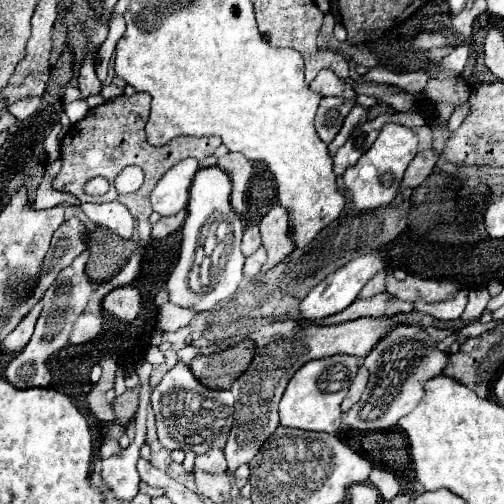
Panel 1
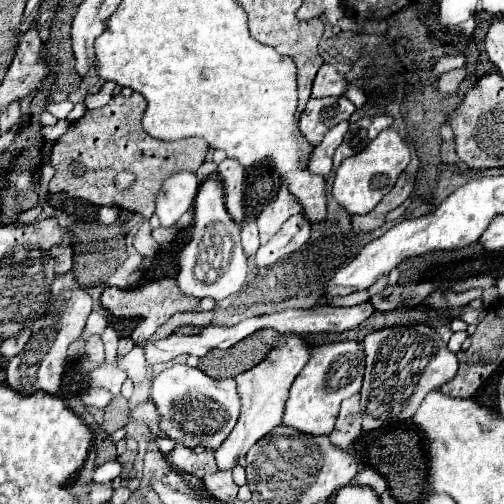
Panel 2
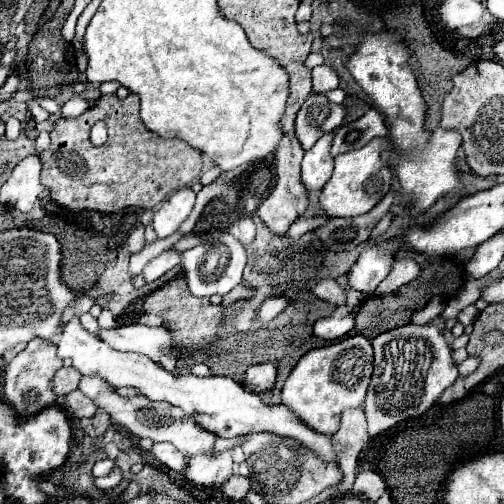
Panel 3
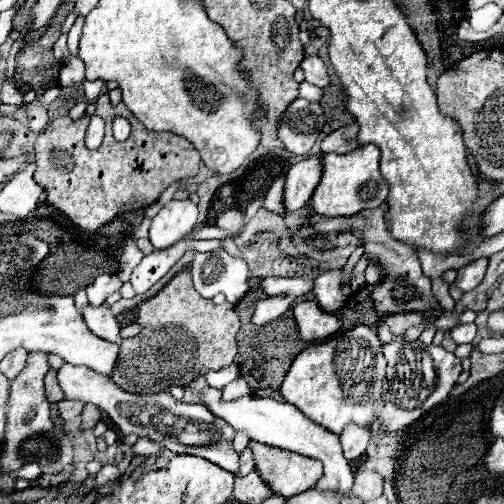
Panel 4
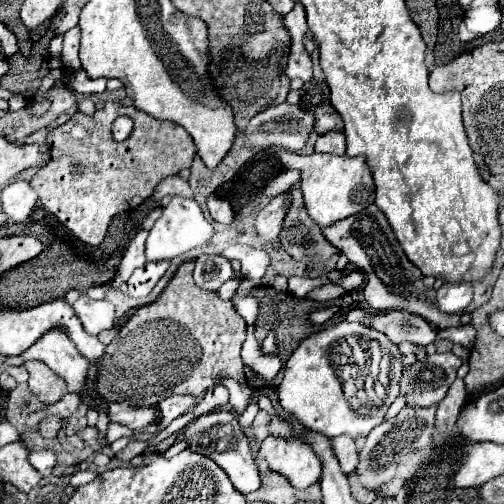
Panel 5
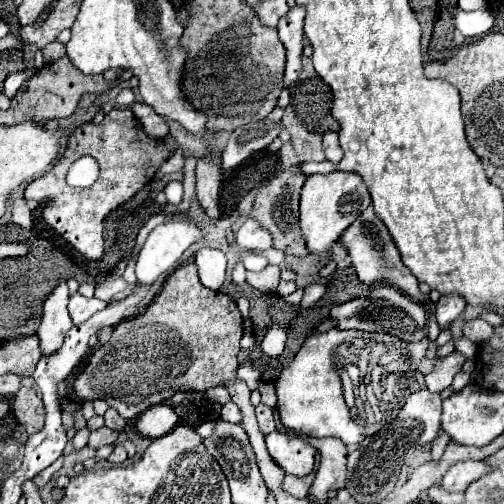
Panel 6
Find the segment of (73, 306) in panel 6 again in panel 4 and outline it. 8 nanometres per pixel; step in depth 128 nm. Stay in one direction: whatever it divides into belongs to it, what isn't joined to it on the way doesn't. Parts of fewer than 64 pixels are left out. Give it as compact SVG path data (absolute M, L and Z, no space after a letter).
M88 306L84 310L84 320L88 324L88 328L100 336L102 340L108 340L108 342L116 342L120 344L122 342L122 336L120 336L120 326L118 326L118 320L112 316L112 312L106 308L106 306Z

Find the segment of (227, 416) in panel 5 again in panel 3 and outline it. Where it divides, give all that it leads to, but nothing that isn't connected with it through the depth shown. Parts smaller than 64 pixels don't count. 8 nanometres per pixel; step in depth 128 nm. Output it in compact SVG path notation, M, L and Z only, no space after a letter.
M90 376L90 378L82 378L78 390L82 394L86 394L88 398L92 398L98 408L104 408L114 422L118 422L122 428L130 430L134 436L138 438L152 438L154 442L170 442L174 444L180 452L194 456L194 454L210 454L214 452L214 440L216 436L212 436L210 432L204 432L194 420L192 416L184 416L184 412L180 412L180 408L168 404L168 402L152 402L144 396L132 396L132 398L122 398L118 396L118 392L104 380L98 376Z

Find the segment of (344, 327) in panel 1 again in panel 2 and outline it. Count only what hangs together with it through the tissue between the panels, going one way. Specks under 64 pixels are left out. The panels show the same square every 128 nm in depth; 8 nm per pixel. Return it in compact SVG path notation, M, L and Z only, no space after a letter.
M282 334L260 364L256 364L252 370L234 378L242 408L240 408L240 418L238 418L234 430L222 442L222 446L214 452L220 470L232 470L238 464L240 456L246 456L246 452L260 438L264 438L272 428L282 424L282 414L284 414L284 404L288 400L288 390L290 390L294 378L298 376L298 372L310 360L312 348L314 346L308 344L308 340L302 338L300 334Z

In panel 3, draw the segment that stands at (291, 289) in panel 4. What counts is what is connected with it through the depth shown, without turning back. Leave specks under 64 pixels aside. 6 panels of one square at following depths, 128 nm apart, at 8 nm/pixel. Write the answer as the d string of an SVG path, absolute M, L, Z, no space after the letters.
M322 280L318 284L318 288L312 290L320 300L328 300L334 306L346 304L346 292L342 290L342 286L336 280Z

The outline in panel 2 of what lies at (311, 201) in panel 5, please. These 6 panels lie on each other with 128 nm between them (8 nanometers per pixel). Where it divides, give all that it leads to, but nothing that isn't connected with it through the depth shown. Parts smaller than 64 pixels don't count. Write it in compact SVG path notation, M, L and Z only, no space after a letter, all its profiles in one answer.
M386 128L360 154L356 154L348 160L342 160L342 164L336 172L332 196L350 214L368 214L392 190L398 176L404 172L404 168L408 164L410 164L408 144L394 128Z

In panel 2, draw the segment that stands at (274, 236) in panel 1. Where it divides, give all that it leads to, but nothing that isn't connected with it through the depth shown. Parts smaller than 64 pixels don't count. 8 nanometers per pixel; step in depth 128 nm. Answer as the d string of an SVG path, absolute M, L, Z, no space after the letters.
M282 186L282 190L276 196L276 200L272 200L258 216L258 228L260 228L262 244L268 238L272 238L290 216L300 214L300 212L302 212L300 202L286 190L286 186Z

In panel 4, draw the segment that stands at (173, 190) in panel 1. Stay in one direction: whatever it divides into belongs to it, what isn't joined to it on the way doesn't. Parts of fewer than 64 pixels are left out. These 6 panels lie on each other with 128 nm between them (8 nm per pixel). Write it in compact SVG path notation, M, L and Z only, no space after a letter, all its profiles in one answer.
M170 200L152 218L150 242L156 250L168 248L182 240L198 224L198 206L192 200Z

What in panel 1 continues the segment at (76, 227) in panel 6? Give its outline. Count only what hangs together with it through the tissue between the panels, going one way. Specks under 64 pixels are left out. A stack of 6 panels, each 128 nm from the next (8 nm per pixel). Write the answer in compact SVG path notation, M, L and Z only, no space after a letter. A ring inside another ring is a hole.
M136 92L134 96L118 96L112 100L106 100L98 108L92 108L92 112L84 120L76 122L64 136L64 140L62 140L62 160L64 162L62 162L62 170L54 178L54 190L74 194L82 202L102 204L102 202L118 200L120 204L124 204L130 210L130 214L138 220L139 240L142 246L148 245L151 240L150 192L156 186L156 182L160 180L160 176L164 176L164 172L168 172L168 168L172 168L174 164L178 164L184 158L192 156L192 158L202 160L206 156L212 156L214 150L222 144L222 140L218 136L208 136L208 138L178 136L178 138L172 138L164 146L158 146L158 148L150 146L146 140L146 134L144 134L144 126L148 122L148 112L150 112L150 94L146 94L146 92ZM132 164L140 166L144 170L144 176L146 176L144 184L134 194L118 194L114 188L114 180L126 166L132 166ZM94 176L104 176L110 182L110 192L106 192L104 196L88 196L82 190L82 186Z

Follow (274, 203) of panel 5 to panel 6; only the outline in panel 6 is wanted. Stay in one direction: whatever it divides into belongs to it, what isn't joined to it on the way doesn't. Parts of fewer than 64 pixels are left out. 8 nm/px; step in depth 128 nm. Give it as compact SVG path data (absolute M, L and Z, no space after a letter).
M248 218L246 224L238 230L236 242L242 250L254 250L254 252L264 252L272 248L272 234L258 222Z

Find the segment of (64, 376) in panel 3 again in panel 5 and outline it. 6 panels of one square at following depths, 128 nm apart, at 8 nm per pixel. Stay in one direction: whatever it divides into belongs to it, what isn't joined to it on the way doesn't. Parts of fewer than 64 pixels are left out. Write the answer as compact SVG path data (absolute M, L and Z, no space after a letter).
M30 360L24 364L24 368L30 374L30 390L42 404L56 404L66 394L64 380L60 380L60 376L56 376L44 362Z

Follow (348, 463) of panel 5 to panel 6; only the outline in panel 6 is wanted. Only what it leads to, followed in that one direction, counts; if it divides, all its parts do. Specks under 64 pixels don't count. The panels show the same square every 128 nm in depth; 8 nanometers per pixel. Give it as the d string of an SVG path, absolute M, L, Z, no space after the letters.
M320 438L316 440L320 450L320 468L310 488L310 496L316 502L328 500L328 488L344 488L346 484L346 456L348 448L340 438Z

